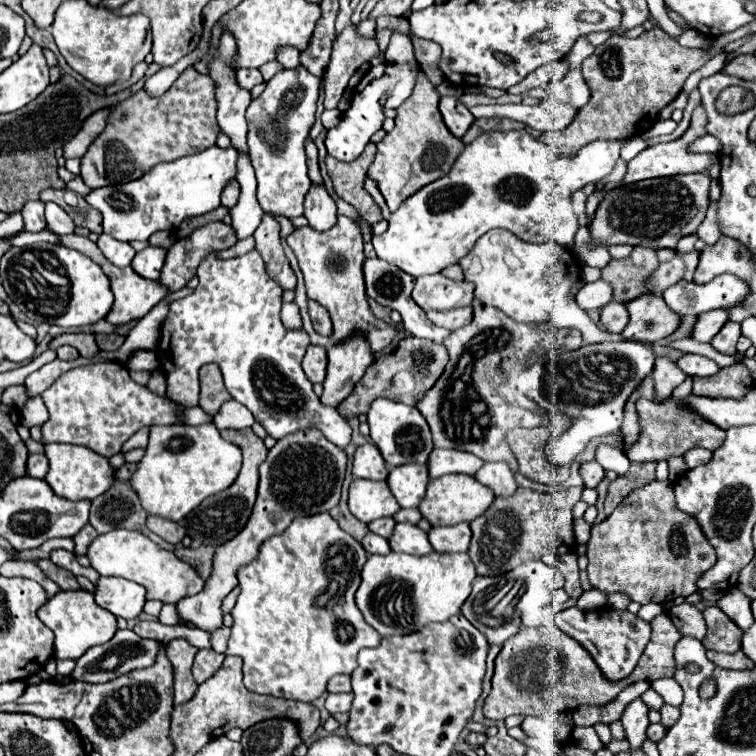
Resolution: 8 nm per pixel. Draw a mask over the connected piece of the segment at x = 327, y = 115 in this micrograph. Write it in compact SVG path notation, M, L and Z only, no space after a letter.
M337 108L335 110L323 110L321 122L323 122L325 130L329 130L329 128L333 128L333 126L337 126L341 122L341 112Z

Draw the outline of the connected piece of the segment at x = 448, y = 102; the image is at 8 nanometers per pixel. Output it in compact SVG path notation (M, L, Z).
M443 96L441 102L439 102L439 110L443 114L443 120L445 120L445 126L457 136L461 138L469 126L475 122L475 116L469 112L467 106L463 106L457 98L453 96Z

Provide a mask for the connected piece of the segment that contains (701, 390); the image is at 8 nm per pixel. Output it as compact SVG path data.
M737 362L721 368L715 376L693 376L692 393L709 398L743 398L751 384L751 370L743 362Z

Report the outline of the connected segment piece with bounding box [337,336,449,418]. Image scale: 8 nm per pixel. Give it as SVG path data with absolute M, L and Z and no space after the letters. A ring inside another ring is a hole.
M415 336L403 338L399 342L399 346L391 354L377 354L375 364L371 364L367 368L363 378L355 384L353 392L337 406L337 410L345 418L361 416L361 414L367 412L367 408L371 408L371 402L377 400L377 398L391 398L391 400L397 400L397 402L413 406L415 400L419 400L419 396L423 396L423 392L427 392L435 384L435 380L443 374L443 368L447 364L447 360L449 360L449 354L447 354L447 350L441 344L435 344L431 340L421 340L421 338L415 338ZM399 374L409 374L415 380L415 388L409 392L409 396L393 394L393 382L395 382L395 378Z

